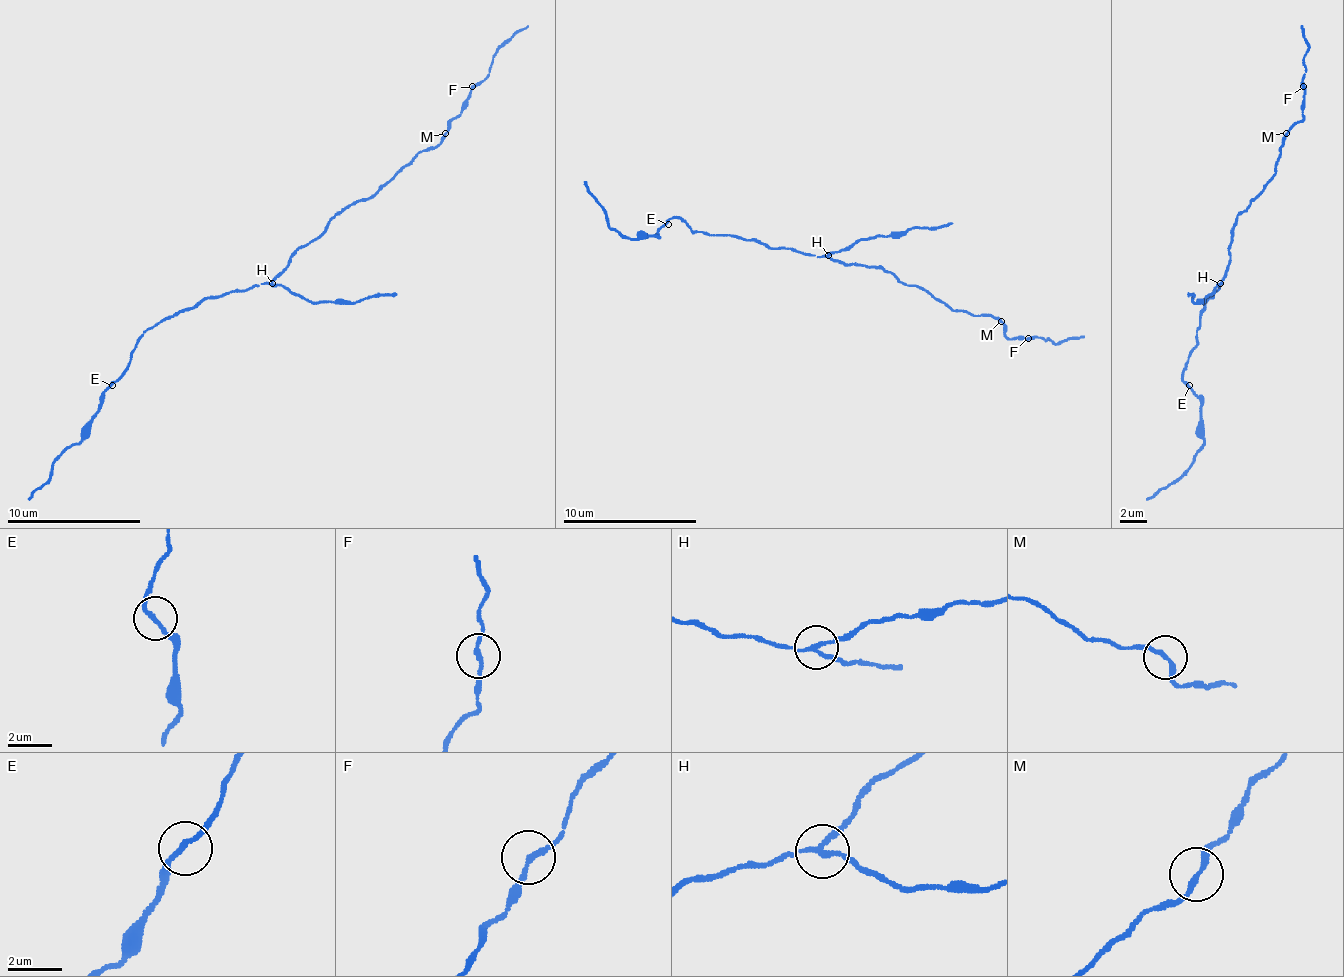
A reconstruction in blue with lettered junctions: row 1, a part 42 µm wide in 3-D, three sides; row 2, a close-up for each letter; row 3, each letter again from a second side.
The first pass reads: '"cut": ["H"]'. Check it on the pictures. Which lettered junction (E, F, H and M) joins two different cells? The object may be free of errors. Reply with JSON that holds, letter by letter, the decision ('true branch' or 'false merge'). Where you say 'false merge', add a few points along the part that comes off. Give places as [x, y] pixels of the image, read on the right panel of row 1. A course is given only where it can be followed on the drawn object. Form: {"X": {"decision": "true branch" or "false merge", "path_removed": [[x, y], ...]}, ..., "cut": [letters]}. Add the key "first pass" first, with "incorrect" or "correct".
{"first pass": "correct", "E": {"decision": "true branch"}, "F": {"decision": "true branch"}, "H": {"decision": "false merge", "path_removed": [[1219, 284], [1202, 301], [1192, 301], [1189, 294]]}, "M": {"decision": "true branch"}, "cut": ["H"]}

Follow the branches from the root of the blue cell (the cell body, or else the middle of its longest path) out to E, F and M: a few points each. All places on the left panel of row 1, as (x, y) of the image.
E: (273, 278), (243, 291), (209, 294), (189, 308), (156, 321), (142, 335), (125, 368), (112, 385)
F: (273, 278), (337, 214), (351, 204), (374, 197), (424, 150), (431, 150), (461, 110), (472, 86)
M: (273, 278), (337, 214), (351, 204), (374, 197), (424, 150), (431, 150), (445, 133)

